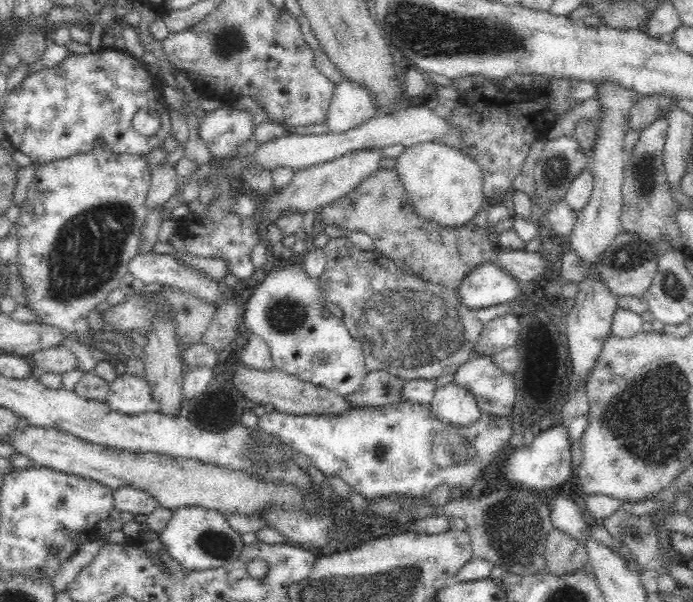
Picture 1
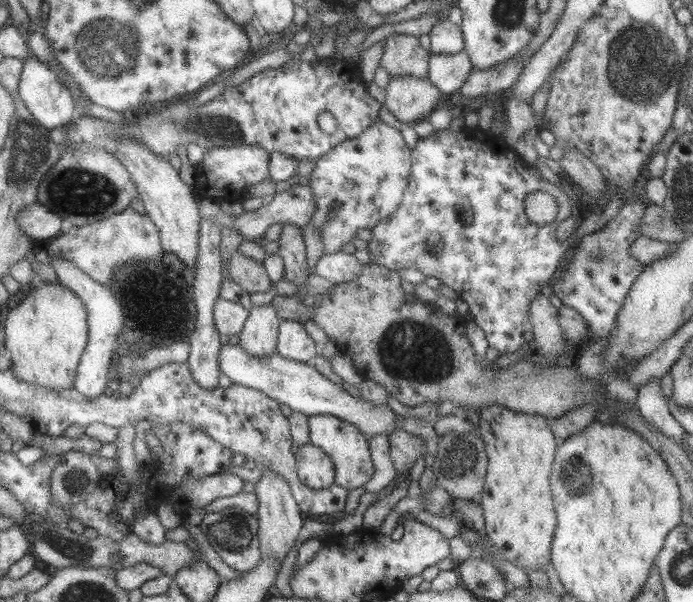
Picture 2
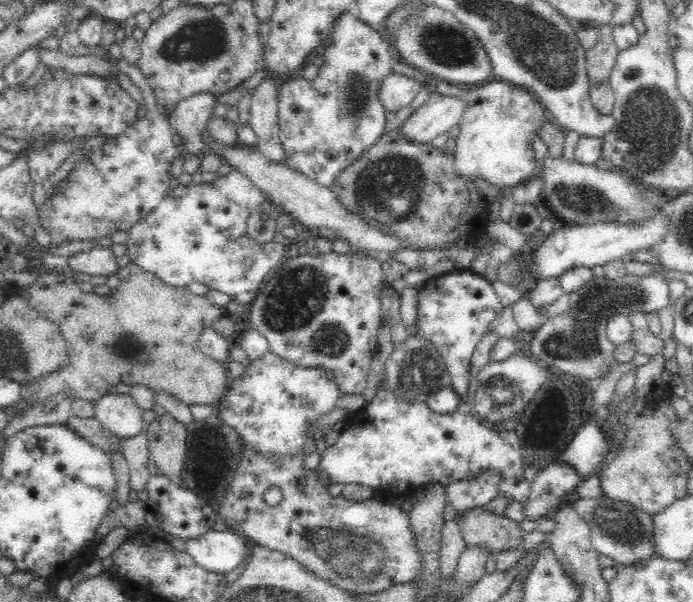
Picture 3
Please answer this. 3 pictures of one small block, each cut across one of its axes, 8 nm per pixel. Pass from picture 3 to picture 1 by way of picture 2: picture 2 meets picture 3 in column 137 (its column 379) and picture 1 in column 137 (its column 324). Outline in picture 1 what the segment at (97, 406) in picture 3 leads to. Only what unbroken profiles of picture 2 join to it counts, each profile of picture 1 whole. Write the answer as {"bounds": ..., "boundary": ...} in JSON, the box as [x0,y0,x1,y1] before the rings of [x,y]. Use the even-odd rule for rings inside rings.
{"bounds":[105,372,152,415],"boundary":[[[125,372],[109,384],[108,397],[105,404],[116,412],[136,415],[146,412],[152,402],[148,380],[137,378]]]}

